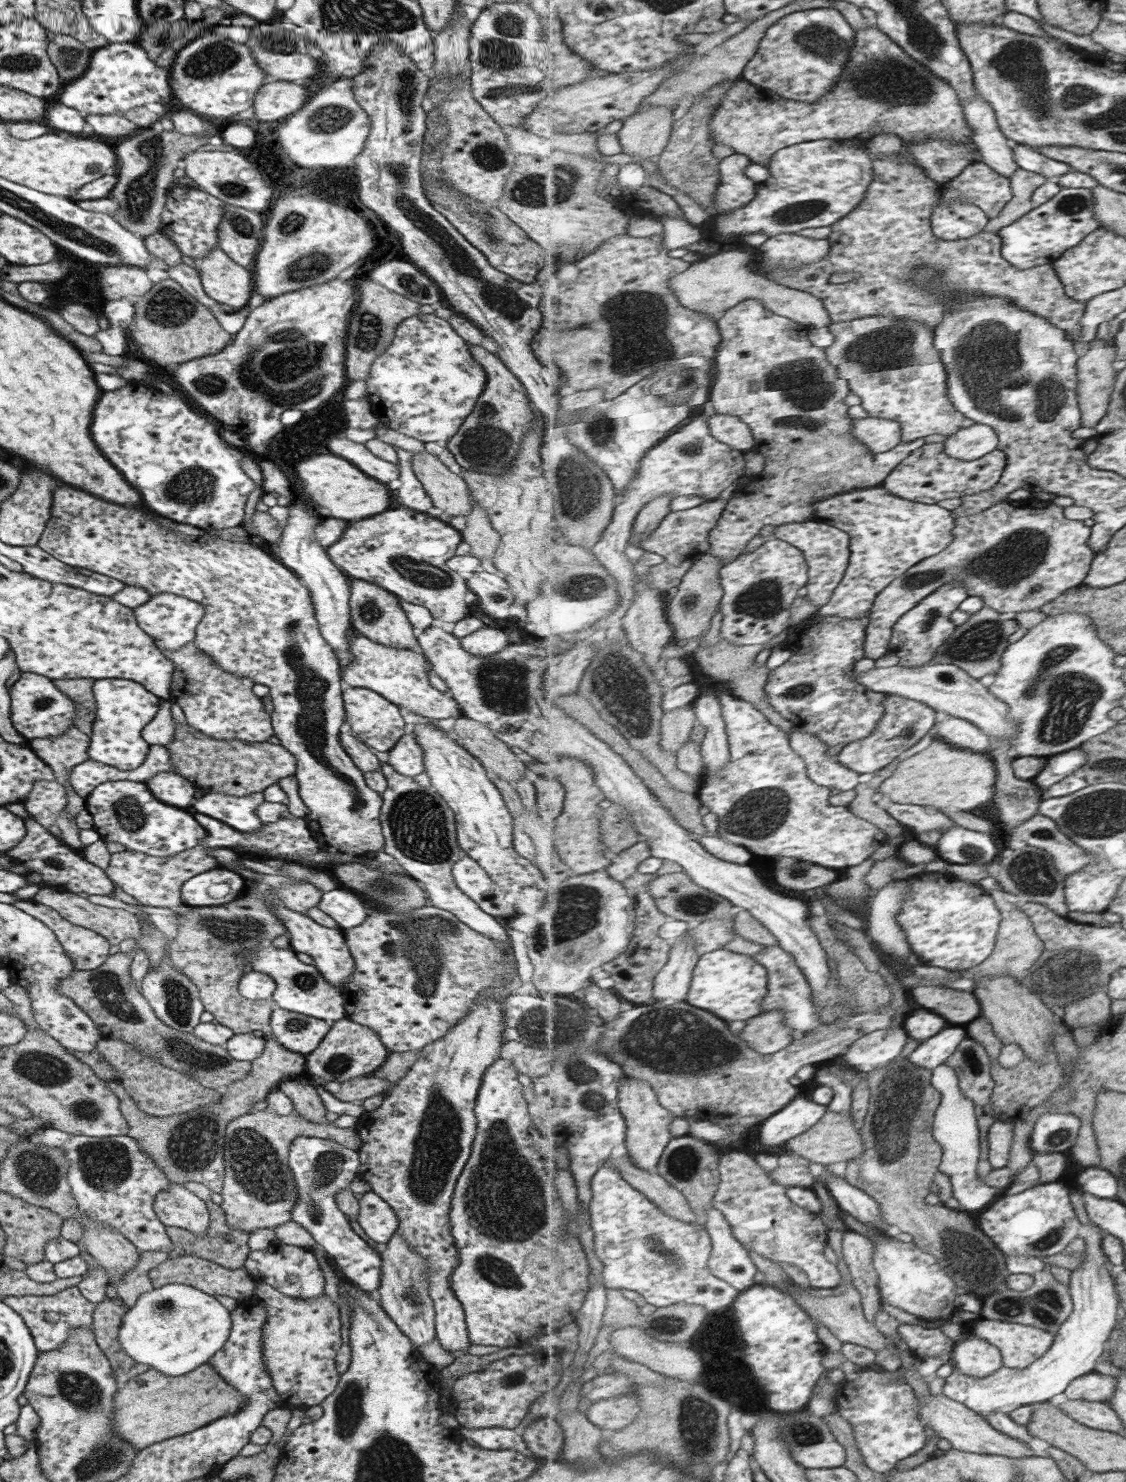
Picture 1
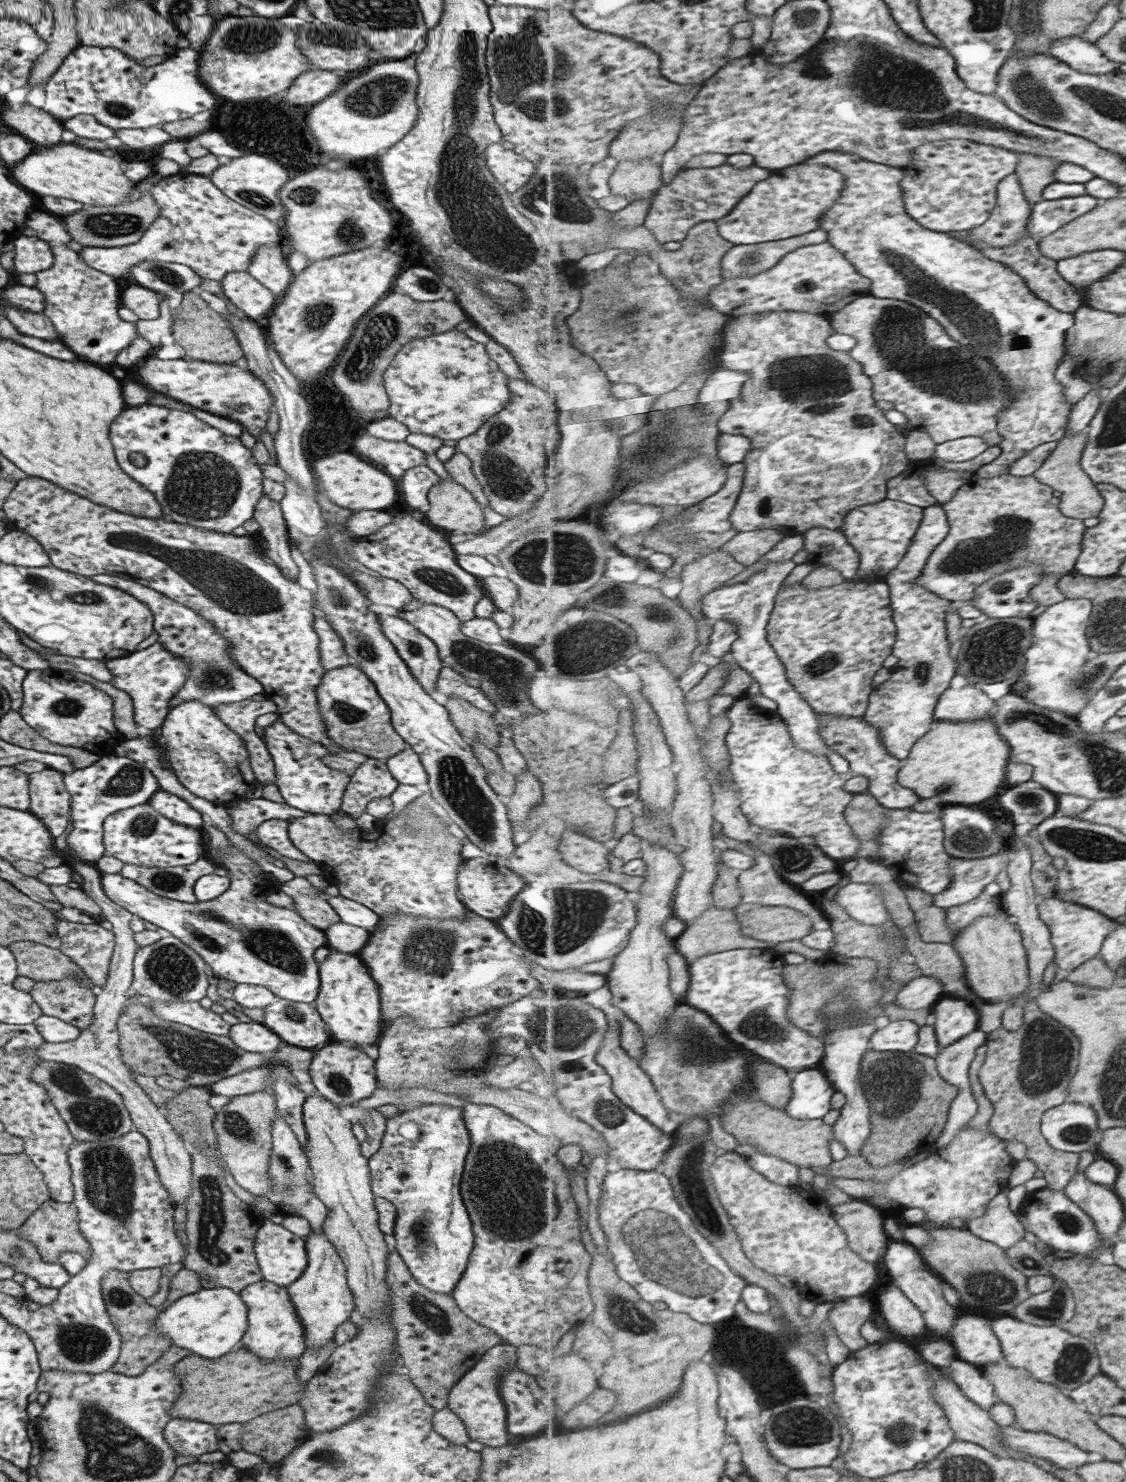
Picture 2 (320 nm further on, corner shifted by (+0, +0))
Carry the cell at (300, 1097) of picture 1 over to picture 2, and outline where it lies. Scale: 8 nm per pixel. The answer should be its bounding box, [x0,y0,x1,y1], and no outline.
[298,1095,398,1432]

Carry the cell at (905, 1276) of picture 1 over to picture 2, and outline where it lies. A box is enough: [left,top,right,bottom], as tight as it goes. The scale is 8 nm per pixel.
[875,1284,928,1337]

